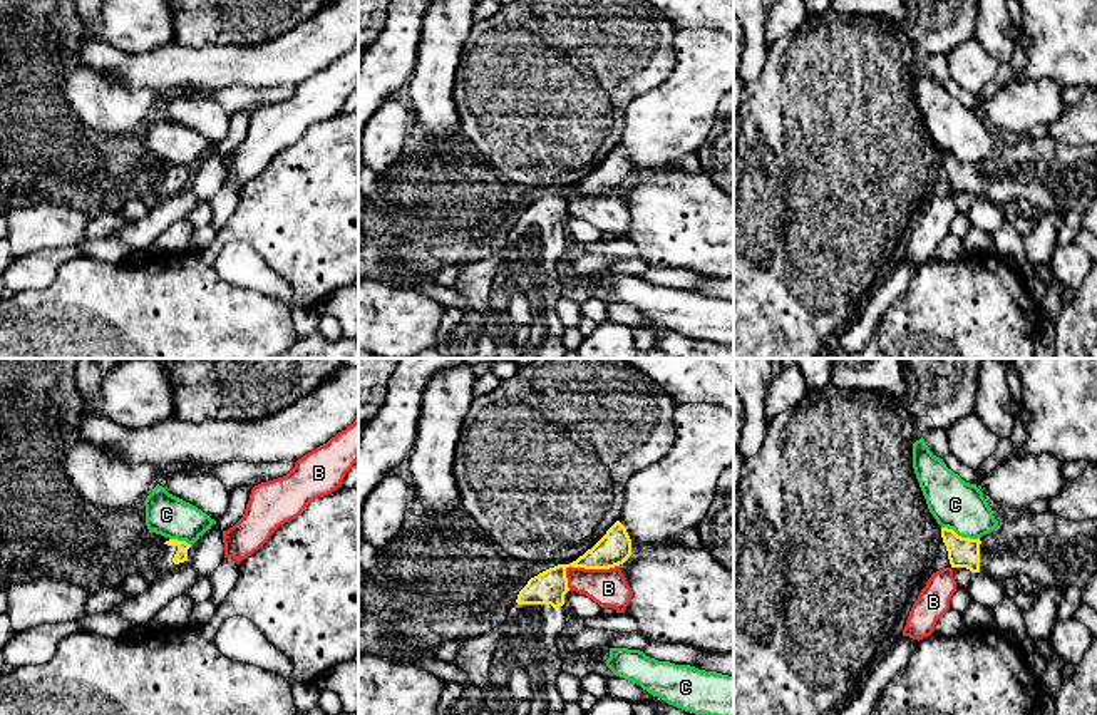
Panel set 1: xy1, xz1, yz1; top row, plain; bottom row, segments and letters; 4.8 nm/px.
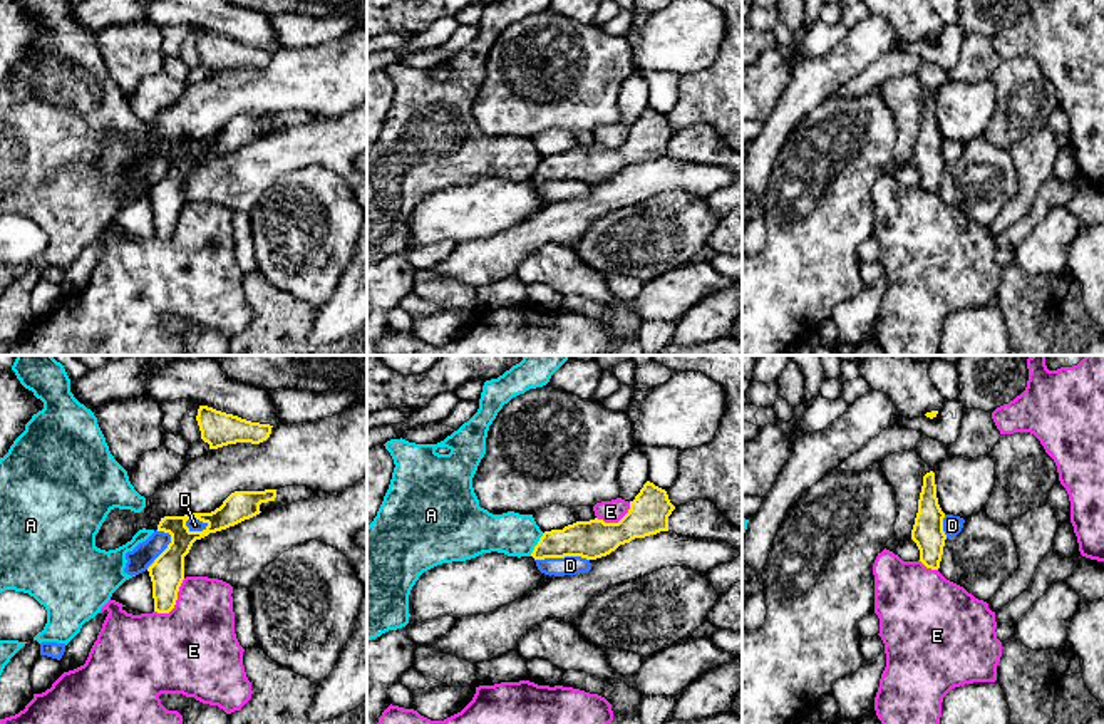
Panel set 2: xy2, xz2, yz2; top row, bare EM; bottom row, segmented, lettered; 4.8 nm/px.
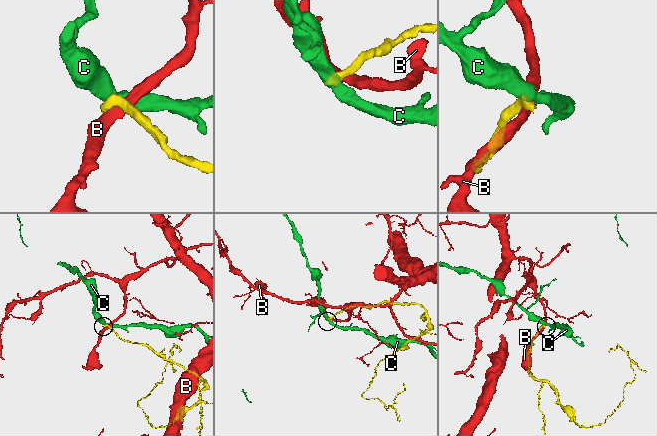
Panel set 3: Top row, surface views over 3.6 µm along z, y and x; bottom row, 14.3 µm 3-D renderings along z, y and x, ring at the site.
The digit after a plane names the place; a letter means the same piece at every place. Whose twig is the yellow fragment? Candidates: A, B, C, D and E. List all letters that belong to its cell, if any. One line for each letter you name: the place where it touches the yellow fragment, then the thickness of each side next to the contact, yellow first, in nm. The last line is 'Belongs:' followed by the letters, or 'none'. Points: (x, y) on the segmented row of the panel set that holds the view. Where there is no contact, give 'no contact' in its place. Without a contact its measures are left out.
Belongs: none

